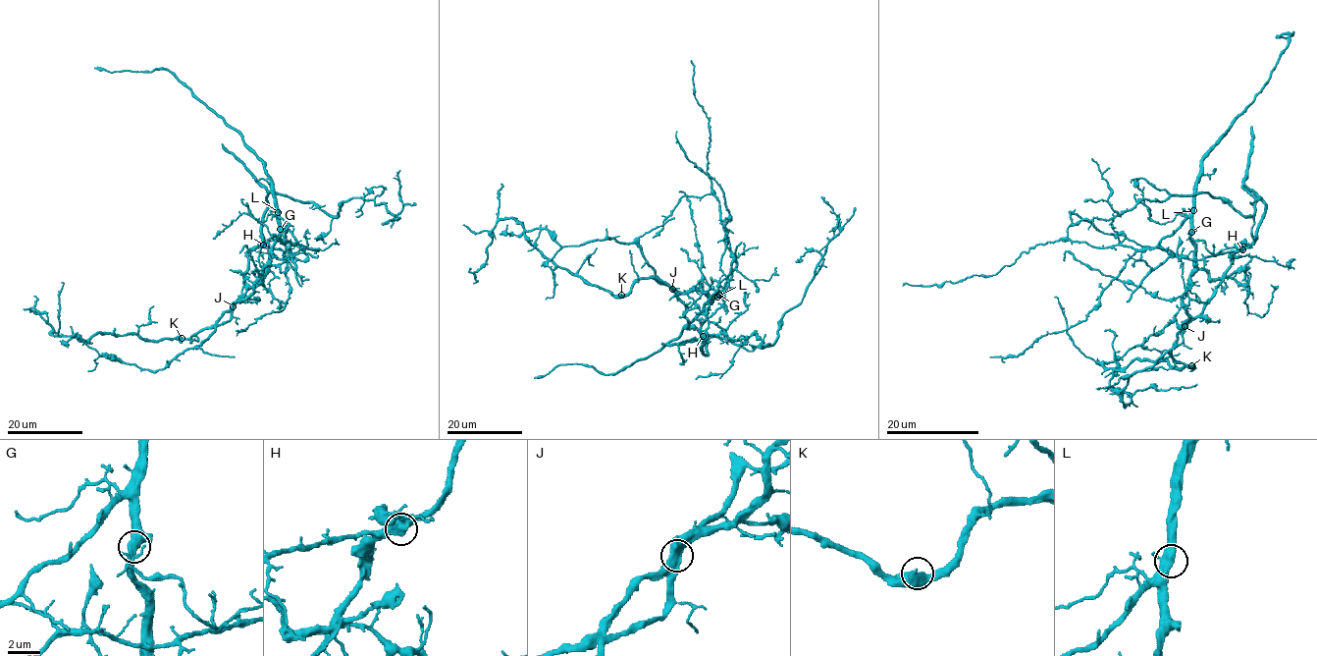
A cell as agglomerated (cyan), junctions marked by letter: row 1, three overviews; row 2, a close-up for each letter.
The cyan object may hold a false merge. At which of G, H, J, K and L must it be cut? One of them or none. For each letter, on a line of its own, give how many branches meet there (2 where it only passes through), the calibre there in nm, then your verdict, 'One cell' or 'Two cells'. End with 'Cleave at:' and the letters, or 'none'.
G: Branches: 3. Thickness 500 nm. One cell
H: Branches: 3. Thickness 500 nm. One cell
J: Branches: 3. Thickness 500 nm. Two cells
K: Branches: 3. Thickness 480 nm. One cell
L: Branches: 3. Thickness 460 nm. One cell
Cleave at: J

